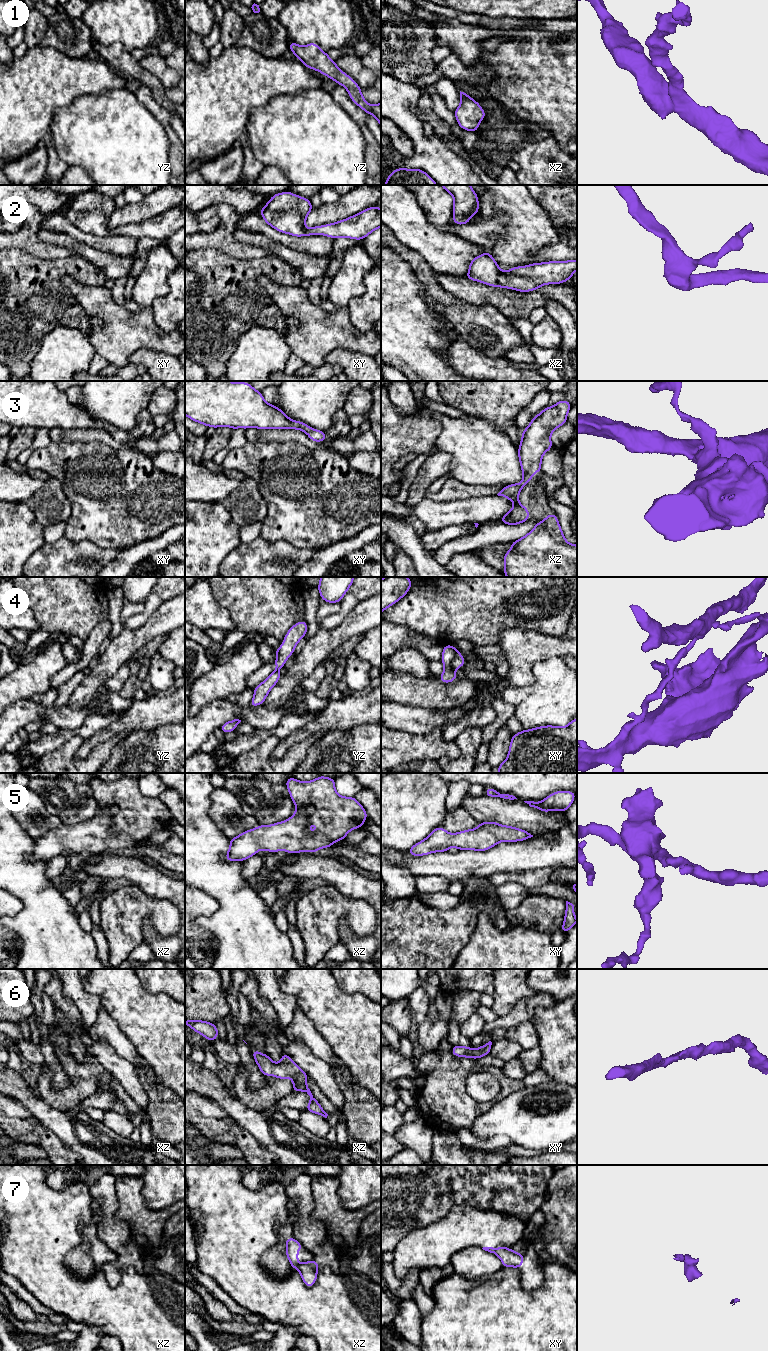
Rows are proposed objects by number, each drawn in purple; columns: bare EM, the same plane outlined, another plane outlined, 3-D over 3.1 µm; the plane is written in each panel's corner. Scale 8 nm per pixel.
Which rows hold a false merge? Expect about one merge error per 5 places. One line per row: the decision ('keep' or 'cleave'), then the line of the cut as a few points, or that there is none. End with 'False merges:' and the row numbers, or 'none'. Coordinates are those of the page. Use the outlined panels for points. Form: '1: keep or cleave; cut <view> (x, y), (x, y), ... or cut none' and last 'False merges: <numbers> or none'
1: keep; cut none
2: keep; cut none
3: keep; cut none
4: cleave; cut xy (456, 649), (456, 654), (452, 660), (453, 668)
5: keep; cut none
6: keep; cut none
7: cleave; cut xz (299, 1265), (297, 1268)
False merges: 4, 7

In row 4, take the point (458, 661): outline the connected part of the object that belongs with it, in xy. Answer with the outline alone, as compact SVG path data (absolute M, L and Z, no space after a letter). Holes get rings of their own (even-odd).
M456 649L456 650L457 650L456 655L455 655L454 659L452 660L452 667L460 668L465 665L466 661L462 657L462 655L459 653L459 649Z

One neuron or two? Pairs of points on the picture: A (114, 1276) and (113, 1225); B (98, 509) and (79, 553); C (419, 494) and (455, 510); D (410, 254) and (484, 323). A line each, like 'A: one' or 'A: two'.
A: one
B: two
C: two
D: one

